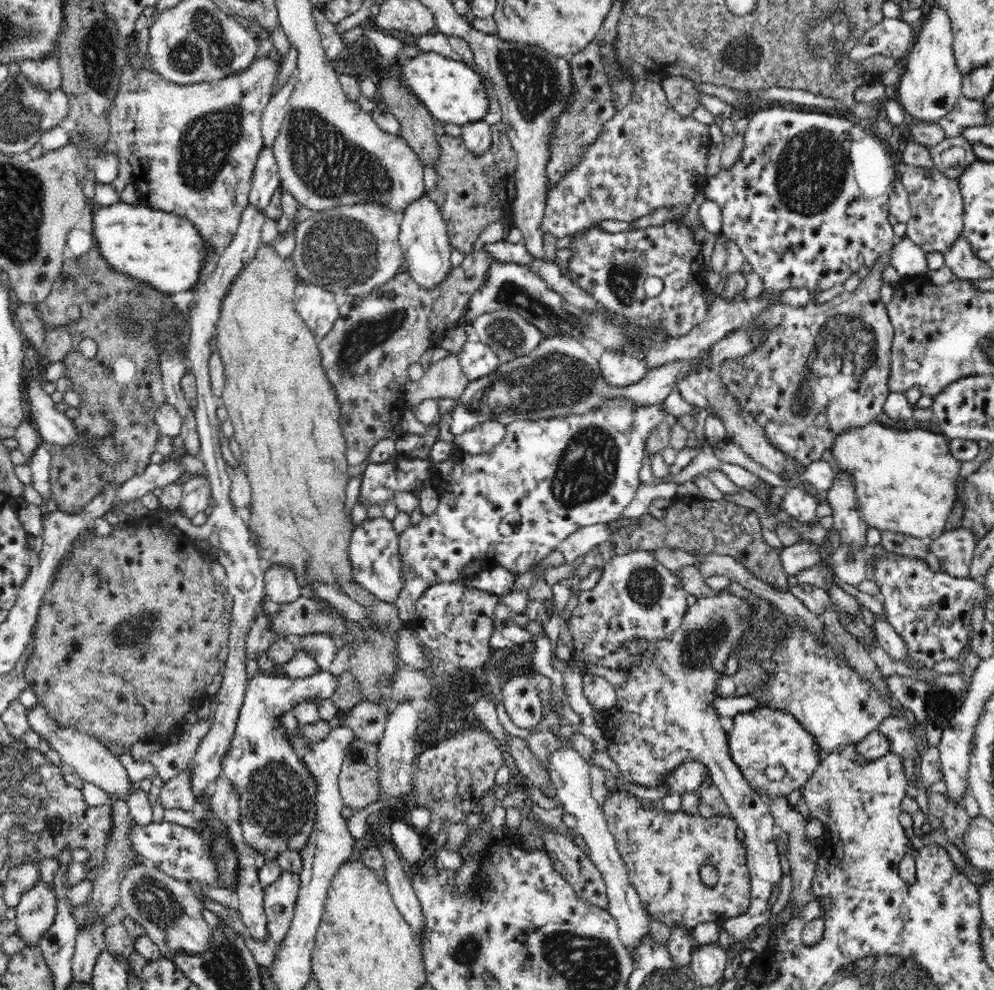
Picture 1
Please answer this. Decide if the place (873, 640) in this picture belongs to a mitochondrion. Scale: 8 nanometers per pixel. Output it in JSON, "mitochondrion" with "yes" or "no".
{"mitochondrion":"no"}

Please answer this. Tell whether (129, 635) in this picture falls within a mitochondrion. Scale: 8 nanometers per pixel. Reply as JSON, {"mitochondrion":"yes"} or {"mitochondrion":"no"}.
{"mitochondrion":"yes"}

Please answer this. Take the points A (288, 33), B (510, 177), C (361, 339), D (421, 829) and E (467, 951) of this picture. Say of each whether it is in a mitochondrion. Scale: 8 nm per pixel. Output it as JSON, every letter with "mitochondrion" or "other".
{"A":"other","B":"other","C":"mitochondrion","D":"other","E":"mitochondrion"}

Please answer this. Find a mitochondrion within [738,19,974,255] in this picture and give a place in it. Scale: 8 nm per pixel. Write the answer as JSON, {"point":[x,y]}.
{"point":[813,172]}

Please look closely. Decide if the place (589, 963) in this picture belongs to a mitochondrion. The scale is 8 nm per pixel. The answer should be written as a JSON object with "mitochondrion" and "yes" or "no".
{"mitochondrion":"yes"}

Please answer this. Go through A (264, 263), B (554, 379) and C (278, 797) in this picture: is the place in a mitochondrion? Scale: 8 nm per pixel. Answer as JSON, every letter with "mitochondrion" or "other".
{"A":"other","B":"mitochondrion","C":"mitochondrion"}

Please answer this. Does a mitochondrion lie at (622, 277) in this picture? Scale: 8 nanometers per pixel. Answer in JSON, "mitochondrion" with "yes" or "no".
{"mitochondrion":"yes"}

